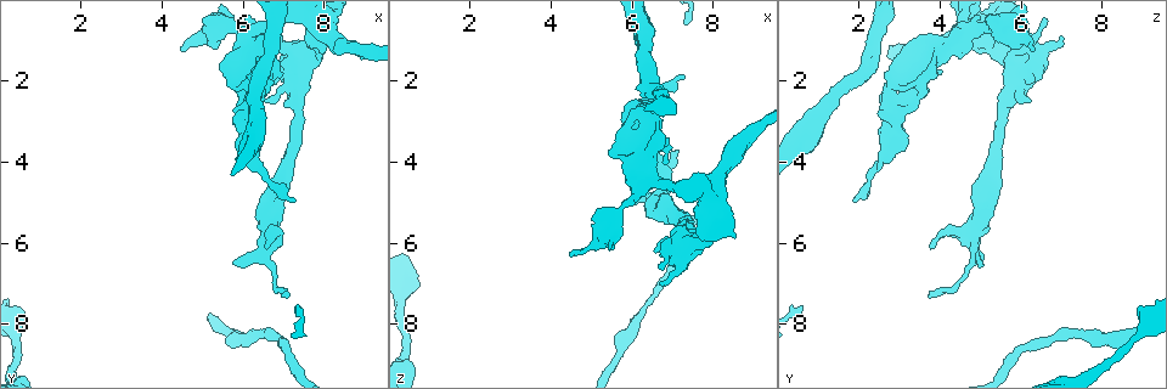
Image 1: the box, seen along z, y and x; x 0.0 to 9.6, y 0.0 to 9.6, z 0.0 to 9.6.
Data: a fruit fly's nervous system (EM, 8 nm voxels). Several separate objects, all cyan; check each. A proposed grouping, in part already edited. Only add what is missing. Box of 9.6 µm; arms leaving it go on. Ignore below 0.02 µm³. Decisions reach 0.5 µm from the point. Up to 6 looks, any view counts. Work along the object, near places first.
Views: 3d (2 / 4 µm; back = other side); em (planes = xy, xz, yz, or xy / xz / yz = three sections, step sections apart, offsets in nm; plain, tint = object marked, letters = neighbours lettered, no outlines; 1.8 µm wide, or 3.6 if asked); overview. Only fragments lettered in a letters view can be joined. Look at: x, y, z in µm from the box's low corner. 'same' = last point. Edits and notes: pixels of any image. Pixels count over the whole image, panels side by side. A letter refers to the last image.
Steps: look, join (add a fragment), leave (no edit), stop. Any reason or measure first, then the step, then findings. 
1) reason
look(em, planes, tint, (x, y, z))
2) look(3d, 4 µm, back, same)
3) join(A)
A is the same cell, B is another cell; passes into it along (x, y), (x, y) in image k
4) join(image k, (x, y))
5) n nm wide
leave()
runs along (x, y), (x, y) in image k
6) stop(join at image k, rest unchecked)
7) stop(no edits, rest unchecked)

an open end
look(em, yz, step 16, tint, (5.80, 6.50, 5.05))

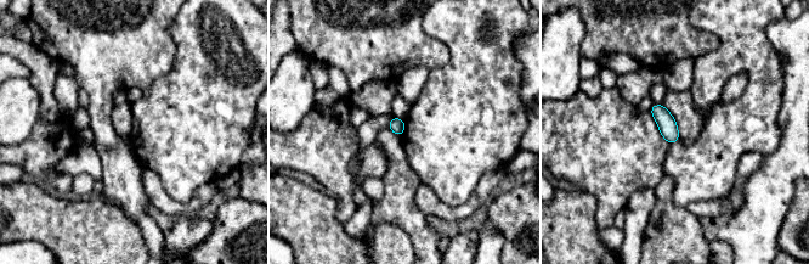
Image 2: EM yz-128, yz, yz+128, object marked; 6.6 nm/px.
another direction
look(em, planes, letters, same)

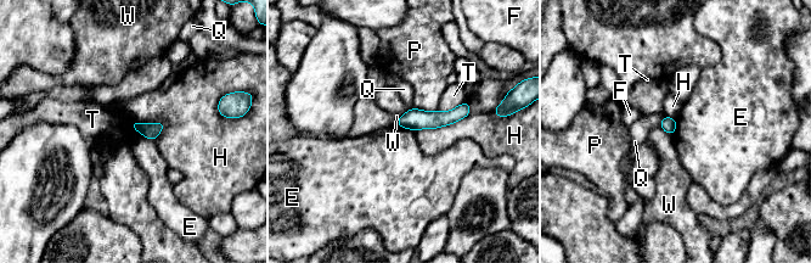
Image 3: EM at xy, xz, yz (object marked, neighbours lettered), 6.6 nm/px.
leave()
E, F, H, P, Q, T and W are other cells; border along (131, 119), (131, 127), (153, 141) in image 3; no lettered fragment goes on from it

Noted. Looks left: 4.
an open end
look(em, 3.6 µm, planes, tint, (6.70, 0.95, 7.10))

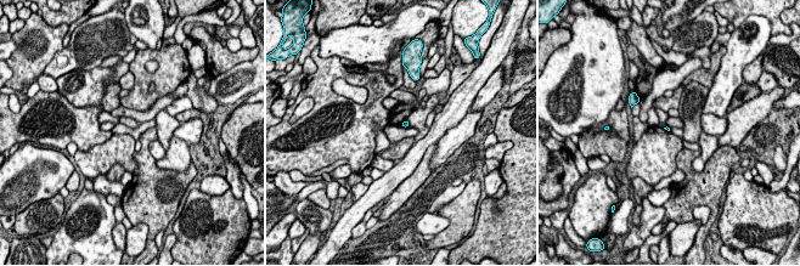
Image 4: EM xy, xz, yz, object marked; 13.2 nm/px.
what lies round it
look(em, 3.6 µm, planes, letters, same)

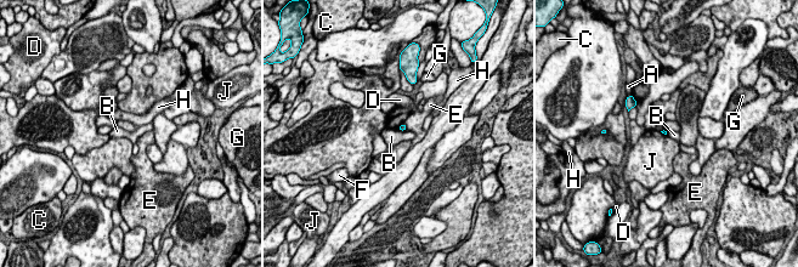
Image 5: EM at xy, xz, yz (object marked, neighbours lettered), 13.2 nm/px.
leave()
A, B, C, D, E, F, G, H and J are other cells; border along (397, 129), (406, 130) in image 5; none of them fits

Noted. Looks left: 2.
branch stops here
look(em, xz, step 8, letters, (4.50, 1.20, 6.35))

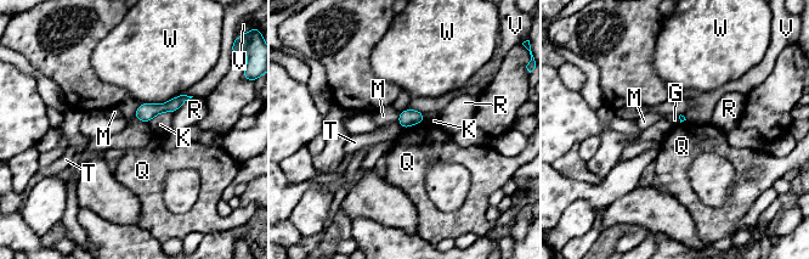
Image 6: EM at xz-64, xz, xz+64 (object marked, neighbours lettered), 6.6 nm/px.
K touches over 190 nm
leave()
G, K, M, Q, R, T, V and W are other cells; border along (423, 120), (411, 124), (406, 129) in image 6; none of them fits

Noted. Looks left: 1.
stop(no edits, rest unchecked)

